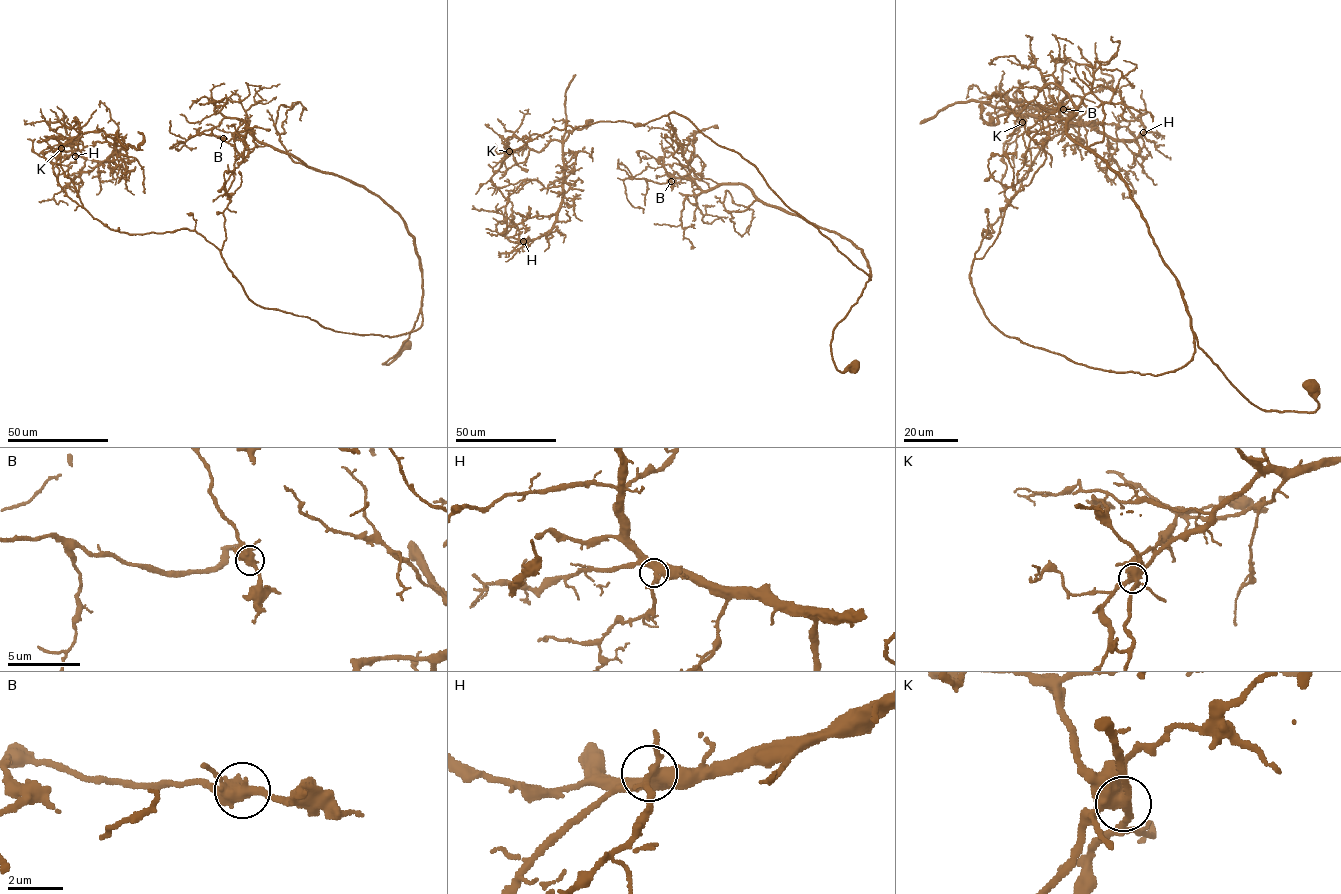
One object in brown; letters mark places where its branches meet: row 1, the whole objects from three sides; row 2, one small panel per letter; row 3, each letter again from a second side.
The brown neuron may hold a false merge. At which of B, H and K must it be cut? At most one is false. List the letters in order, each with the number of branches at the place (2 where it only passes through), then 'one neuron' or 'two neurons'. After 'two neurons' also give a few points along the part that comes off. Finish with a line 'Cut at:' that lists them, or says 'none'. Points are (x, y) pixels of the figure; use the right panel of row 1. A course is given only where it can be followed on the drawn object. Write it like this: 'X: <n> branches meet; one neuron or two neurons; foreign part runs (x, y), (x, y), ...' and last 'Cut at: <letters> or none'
B: 4 branches meet; one neuron
H: 4 branches meet; one neuron
K: 4 branches meet; two neurons; foreign part runs (1022, 122), (1023, 100), (1009, 100), (1020, 113), (1134, 140), (1144, 127), (1121, 94), (1097, 85)
Cut at: K

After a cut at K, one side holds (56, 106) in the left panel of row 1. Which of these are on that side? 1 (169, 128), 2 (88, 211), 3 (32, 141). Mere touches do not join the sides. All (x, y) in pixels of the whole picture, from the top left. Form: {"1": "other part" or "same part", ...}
{"1": "other part", "2": "other part", "3": "other part"}

